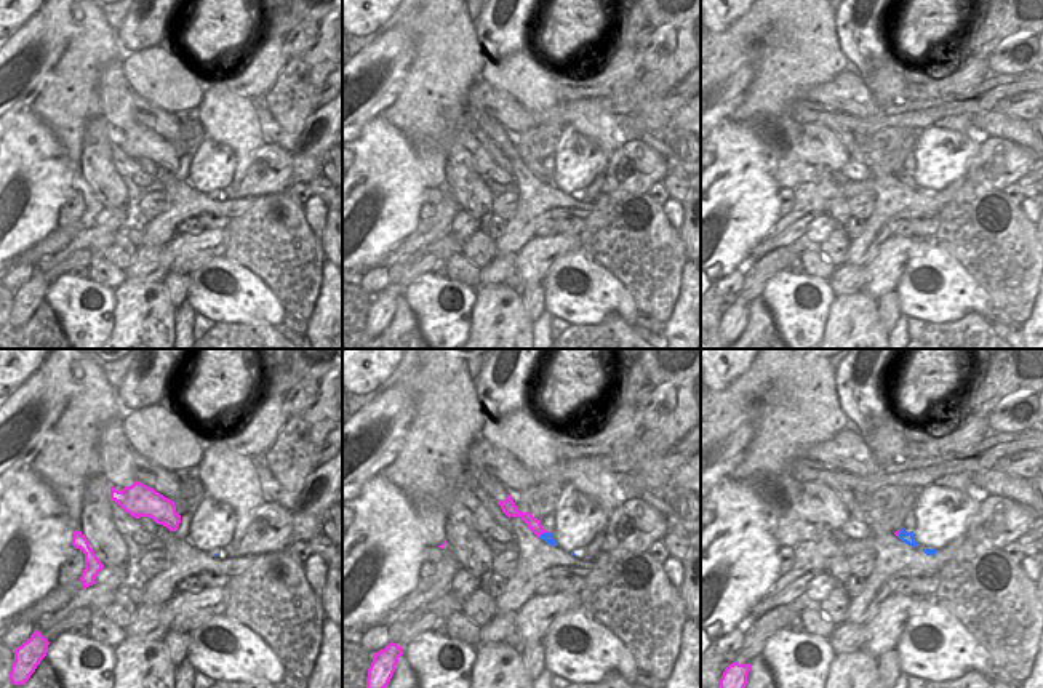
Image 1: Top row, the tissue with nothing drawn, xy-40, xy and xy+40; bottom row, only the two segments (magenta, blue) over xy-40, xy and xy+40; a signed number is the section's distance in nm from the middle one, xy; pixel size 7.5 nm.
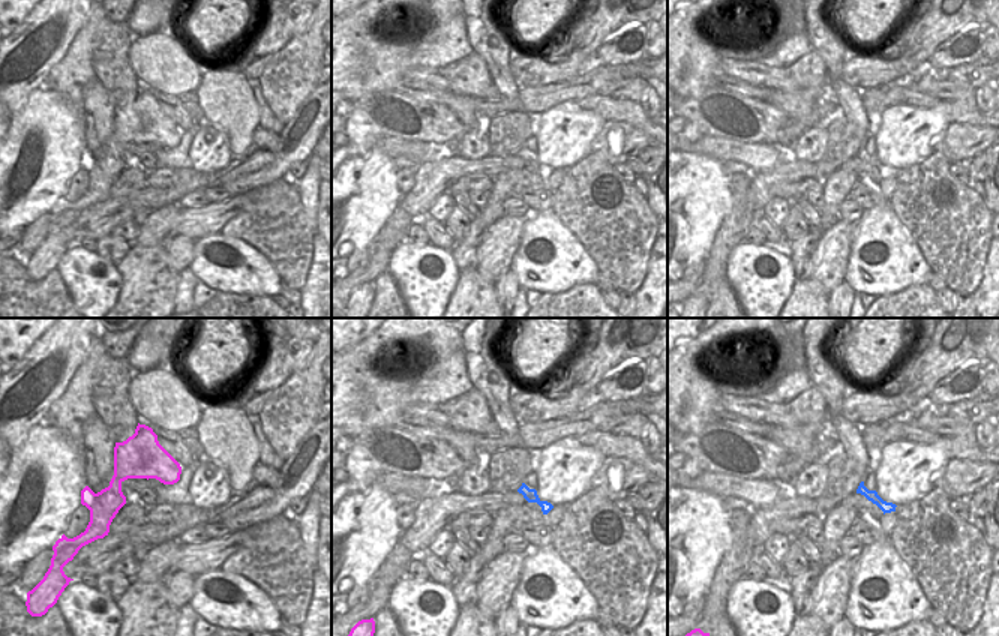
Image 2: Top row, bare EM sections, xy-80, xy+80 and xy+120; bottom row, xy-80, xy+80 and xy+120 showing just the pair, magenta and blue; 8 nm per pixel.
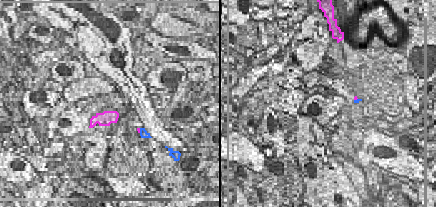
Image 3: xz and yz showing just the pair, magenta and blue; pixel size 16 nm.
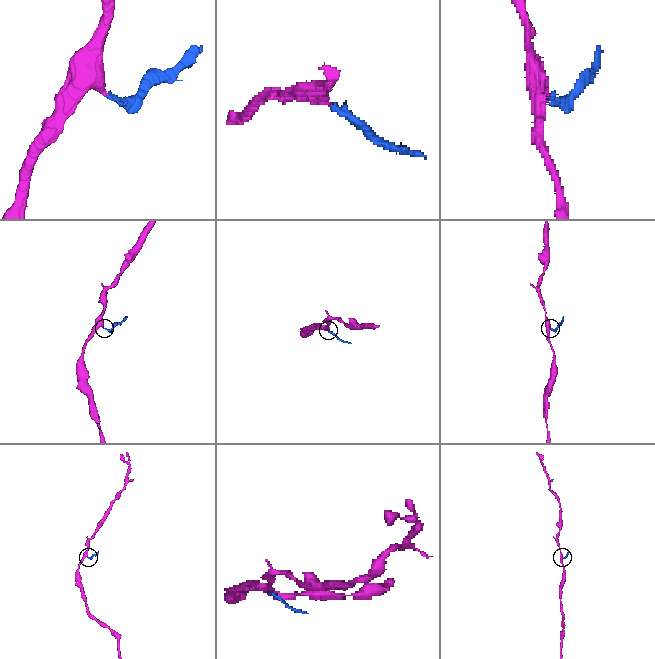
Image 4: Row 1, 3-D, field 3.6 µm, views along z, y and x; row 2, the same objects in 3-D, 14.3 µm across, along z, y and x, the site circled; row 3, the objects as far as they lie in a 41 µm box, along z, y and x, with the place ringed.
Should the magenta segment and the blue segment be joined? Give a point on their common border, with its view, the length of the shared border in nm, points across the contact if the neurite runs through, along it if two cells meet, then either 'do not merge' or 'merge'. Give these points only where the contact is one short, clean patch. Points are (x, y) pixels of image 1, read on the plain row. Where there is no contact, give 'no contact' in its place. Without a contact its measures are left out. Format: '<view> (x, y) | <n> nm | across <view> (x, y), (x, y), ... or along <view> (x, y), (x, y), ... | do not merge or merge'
xy (543, 173) | 80 nm | along xy (547, 173), (539, 178) | do not merge

